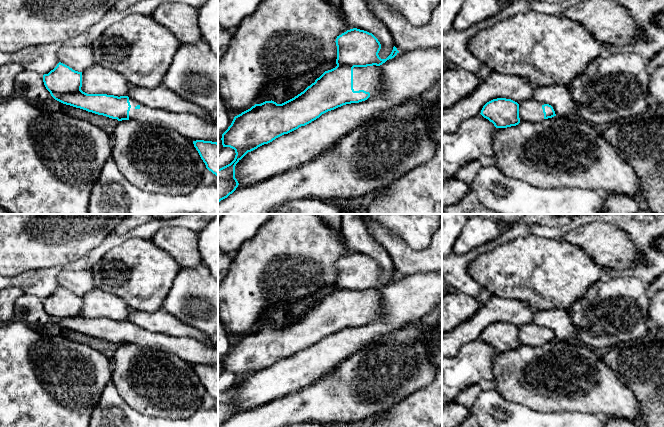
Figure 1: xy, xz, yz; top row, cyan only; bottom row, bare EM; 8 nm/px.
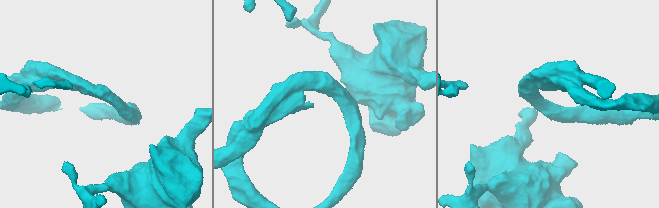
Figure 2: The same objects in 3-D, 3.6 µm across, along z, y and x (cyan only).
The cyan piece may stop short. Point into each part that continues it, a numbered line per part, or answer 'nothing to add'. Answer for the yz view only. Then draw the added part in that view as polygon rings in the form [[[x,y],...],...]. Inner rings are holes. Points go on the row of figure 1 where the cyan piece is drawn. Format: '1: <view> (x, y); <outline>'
1: yz (559, 97); [[[567,85],[535,87],[532,98],[519,103],[520,121],[544,121],[544,104],[551,105],[558,117],[567,117],[576,108]]]

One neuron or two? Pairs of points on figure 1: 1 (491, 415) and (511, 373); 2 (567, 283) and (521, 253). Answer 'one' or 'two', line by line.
1: two
2: one

